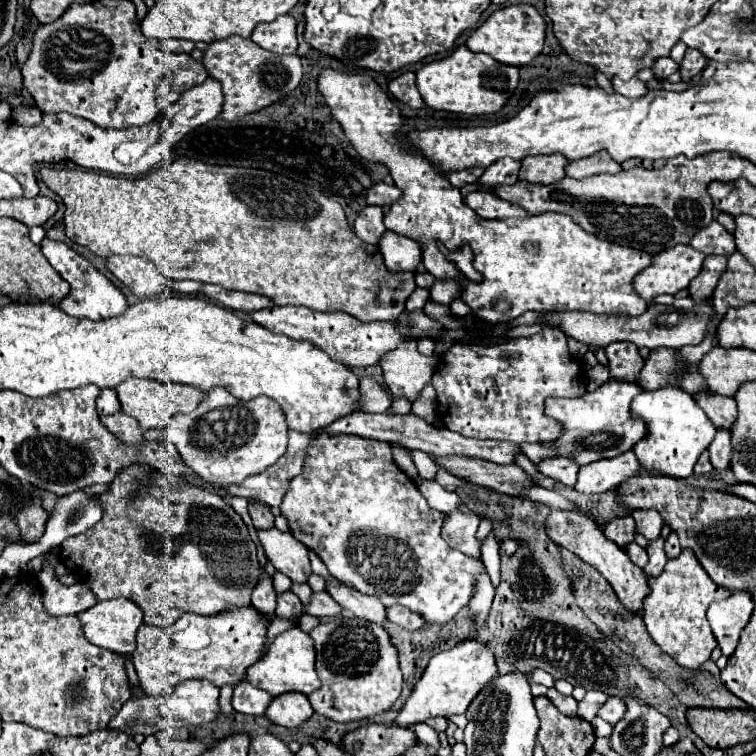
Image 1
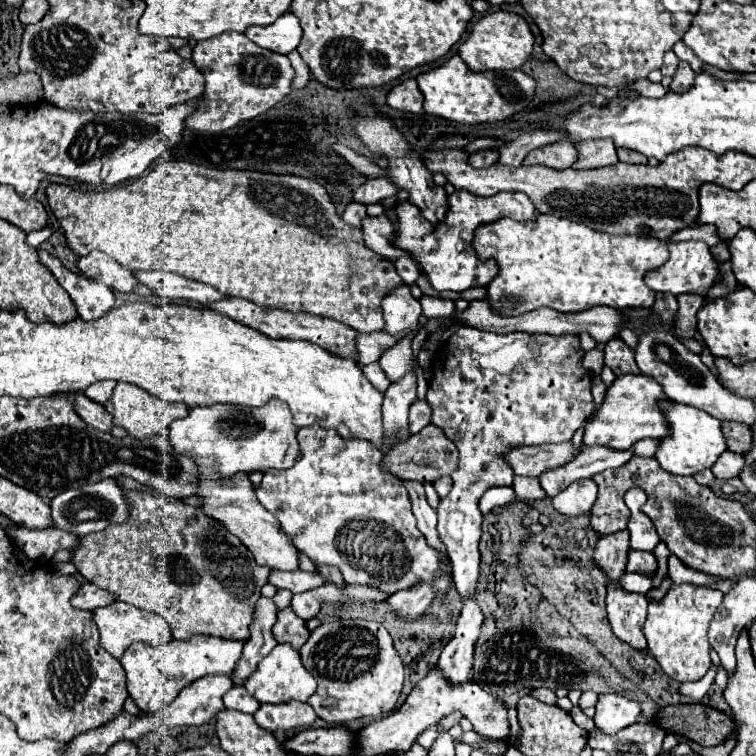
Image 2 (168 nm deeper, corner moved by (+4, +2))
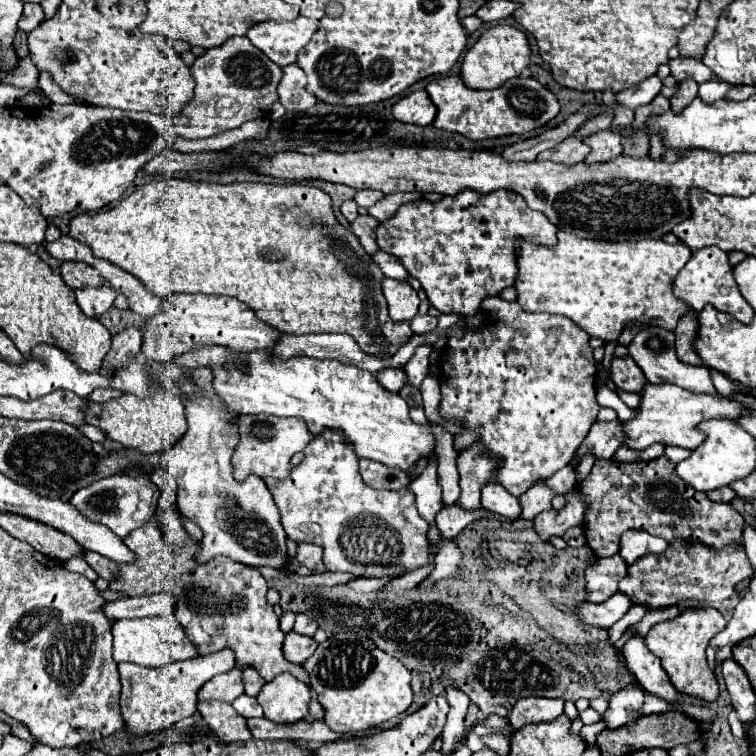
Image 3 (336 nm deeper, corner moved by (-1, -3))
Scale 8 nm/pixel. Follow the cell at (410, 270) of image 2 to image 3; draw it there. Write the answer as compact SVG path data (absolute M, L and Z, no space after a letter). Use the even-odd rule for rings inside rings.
M377 250L377 254L371 256L373 262L377 262L377 266L381 268L381 272L389 278L395 278L395 280L407 280L407 270L403 270L401 262L397 258L393 258L391 254L385 254L383 250Z

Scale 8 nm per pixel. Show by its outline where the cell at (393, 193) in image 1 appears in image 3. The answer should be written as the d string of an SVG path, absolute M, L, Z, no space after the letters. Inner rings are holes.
M361 190L361 192L355 194L355 202L357 202L359 206L363 206L363 208L373 206L373 204L379 202L381 198L383 198L383 194L377 192L377 190Z

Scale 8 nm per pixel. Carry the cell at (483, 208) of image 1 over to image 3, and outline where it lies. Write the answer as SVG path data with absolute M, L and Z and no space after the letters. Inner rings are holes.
M463 190L457 196L443 196L437 202L407 202L389 220L375 228L375 236L379 248L395 256L405 266L405 270L421 282L431 306L435 306L441 314L461 316L477 314L481 302L487 296L499 296L503 288L513 286L517 278L517 238L541 246L557 244L557 228L545 218L545 214L531 210L527 202L511 190L495 190L493 194Z

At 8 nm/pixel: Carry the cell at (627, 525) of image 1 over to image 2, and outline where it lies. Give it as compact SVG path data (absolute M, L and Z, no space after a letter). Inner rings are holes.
M628 529L620 533L610 533L600 537L596 551L594 551L594 561L608 573L610 579L618 579L626 571L626 559L628 559Z

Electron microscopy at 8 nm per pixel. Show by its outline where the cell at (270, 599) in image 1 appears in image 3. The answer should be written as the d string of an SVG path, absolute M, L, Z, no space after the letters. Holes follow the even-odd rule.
M253 668L243 670L243 682L245 682L245 694L249 696L257 696L265 684L265 680Z

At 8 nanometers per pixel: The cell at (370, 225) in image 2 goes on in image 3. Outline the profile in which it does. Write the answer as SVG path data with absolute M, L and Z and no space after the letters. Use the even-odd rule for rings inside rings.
M357 216L355 222L349 224L353 234L359 238L359 242L361 242L361 246L367 254L375 254L377 248L379 248L377 242L375 242L375 226L377 224L379 222L373 216Z

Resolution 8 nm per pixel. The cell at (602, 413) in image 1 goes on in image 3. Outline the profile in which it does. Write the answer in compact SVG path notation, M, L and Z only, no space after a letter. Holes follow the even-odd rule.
M647 384L641 392L641 406L635 412L637 412L637 418L631 422L625 422L625 432L627 432L625 446L627 448L643 450L655 442L661 442L661 444L673 444L673 446L693 450L705 440L705 434L697 430L699 422L713 420L713 418L737 420L741 416L747 416L749 408L743 402L737 402L733 398L693 394L673 384L659 384L659 386Z

